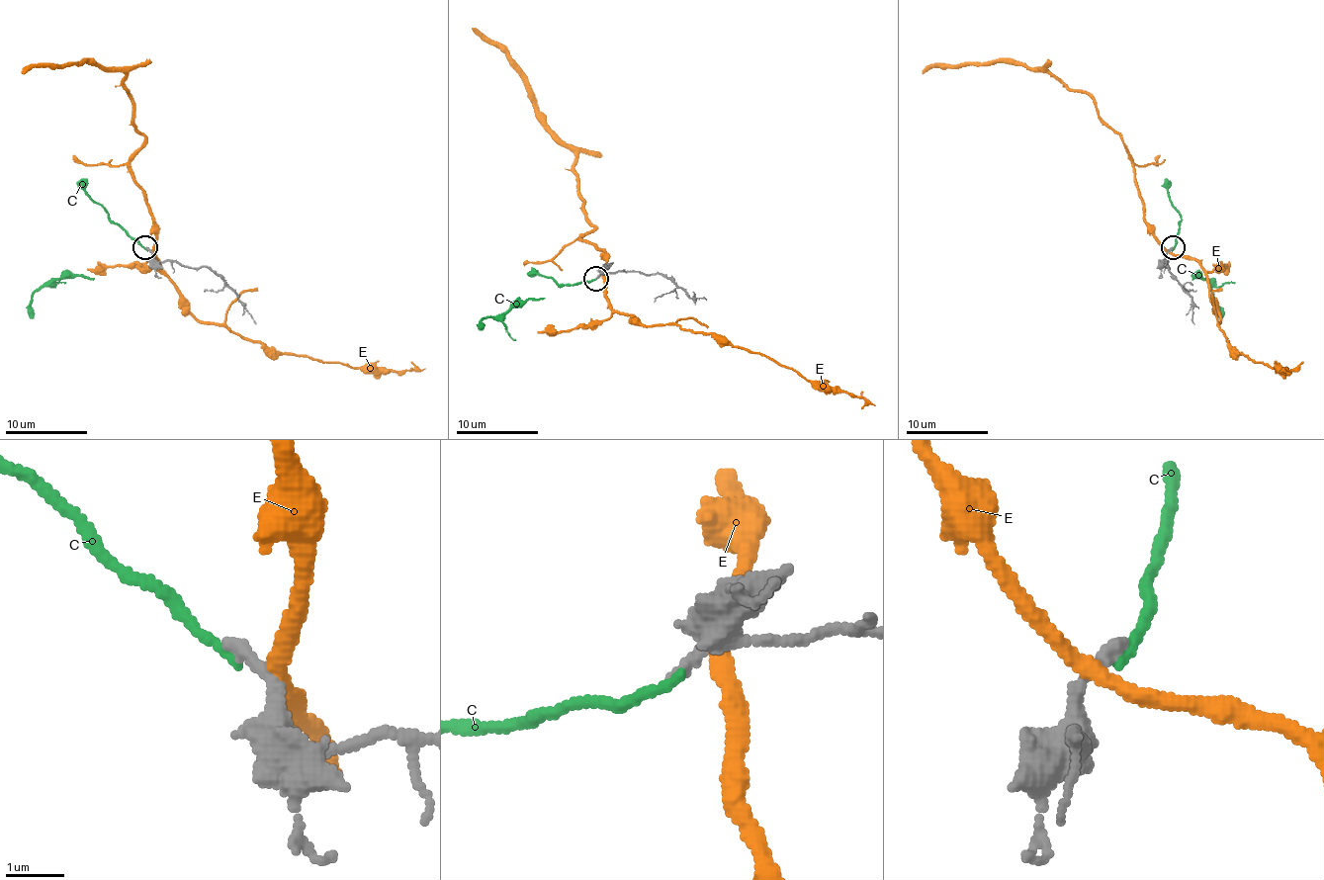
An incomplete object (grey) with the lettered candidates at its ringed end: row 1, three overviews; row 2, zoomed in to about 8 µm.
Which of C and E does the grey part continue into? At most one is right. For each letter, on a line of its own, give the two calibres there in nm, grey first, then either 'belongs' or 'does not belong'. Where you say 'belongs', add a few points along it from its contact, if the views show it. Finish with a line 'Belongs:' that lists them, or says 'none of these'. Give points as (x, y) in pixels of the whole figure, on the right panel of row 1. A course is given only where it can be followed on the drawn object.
C: 220/160 nm | does not belong
E: 360/280 nm | does not belong
Belongs: none of these

